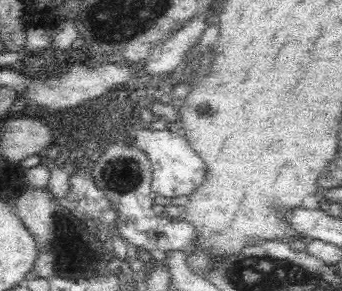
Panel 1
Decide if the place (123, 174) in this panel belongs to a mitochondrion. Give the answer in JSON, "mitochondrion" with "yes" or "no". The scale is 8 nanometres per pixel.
{"mitochondrion":"yes"}

